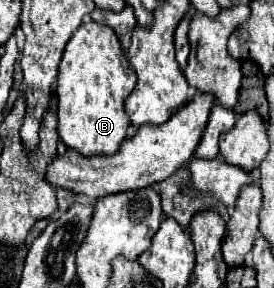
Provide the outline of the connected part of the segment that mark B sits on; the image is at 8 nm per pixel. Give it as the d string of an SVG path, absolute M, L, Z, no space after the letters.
M96 21L82 23L68 41L60 61L60 75L56 83L60 139L70 149L76 149L86 157L116 153L130 125L124 105L134 87L136 73L130 67L114 29Z

